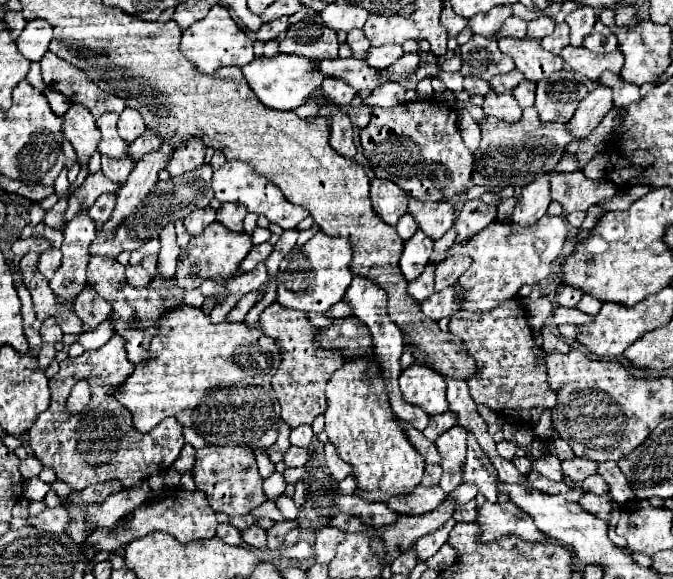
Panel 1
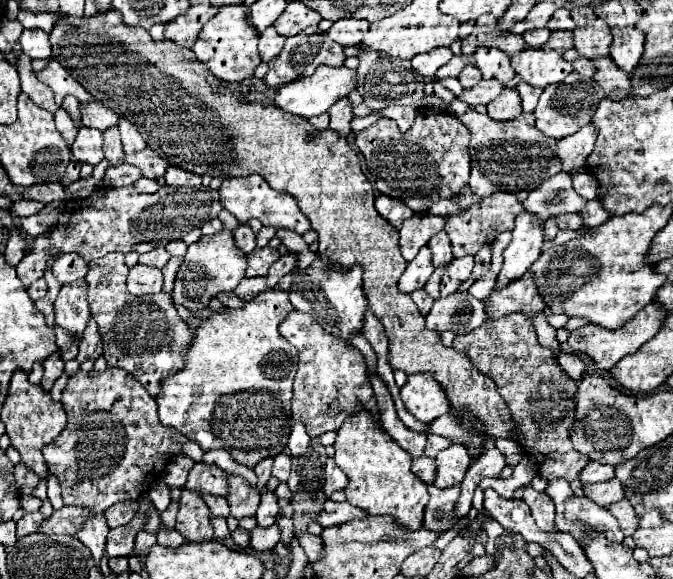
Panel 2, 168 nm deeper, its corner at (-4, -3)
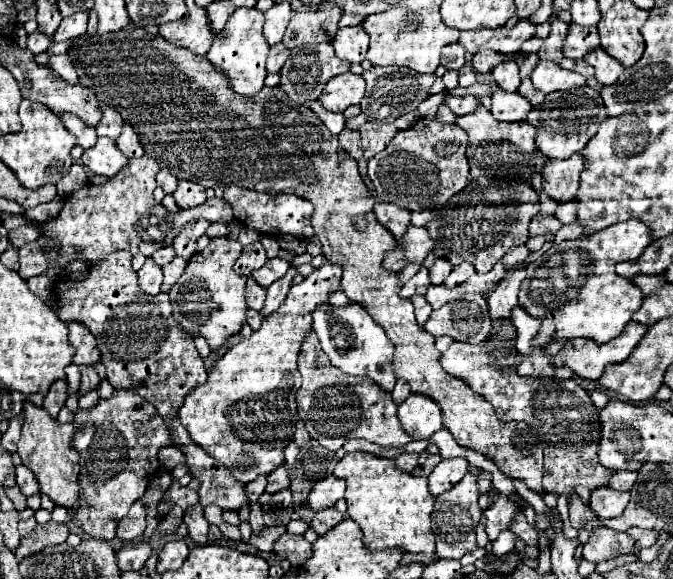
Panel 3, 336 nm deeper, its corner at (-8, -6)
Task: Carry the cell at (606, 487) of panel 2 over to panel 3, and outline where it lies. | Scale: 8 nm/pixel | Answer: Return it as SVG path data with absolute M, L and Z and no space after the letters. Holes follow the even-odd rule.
M596 488L590 498L590 508L600 518L618 518L630 502L630 492L616 492L612 488Z

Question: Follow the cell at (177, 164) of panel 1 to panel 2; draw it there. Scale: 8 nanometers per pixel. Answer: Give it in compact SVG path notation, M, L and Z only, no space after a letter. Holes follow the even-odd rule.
M170 165L166 169L164 181L166 181L166 185L174 185L174 187L194 187L194 189L198 189L200 183L202 183L202 177L194 175L194 173L186 173L184 169L176 169L176 165Z

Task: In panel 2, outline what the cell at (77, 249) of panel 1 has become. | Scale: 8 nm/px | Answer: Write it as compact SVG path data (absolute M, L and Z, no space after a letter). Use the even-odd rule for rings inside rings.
M80 279L76 283L62 285L54 301L56 325L60 325L66 333L74 337L82 337L82 331L88 323L90 307L86 301L86 293L88 293L88 285L84 279Z

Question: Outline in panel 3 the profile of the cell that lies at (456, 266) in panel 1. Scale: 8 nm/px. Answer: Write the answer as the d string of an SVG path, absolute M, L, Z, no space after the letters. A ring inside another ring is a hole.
M464 262L464 264L460 264L460 266L454 266L454 268L452 268L452 274L444 280L444 286L454 288L454 286L462 284L464 280L468 280L468 276L470 276L472 272L474 272L474 266L468 264L468 262Z

